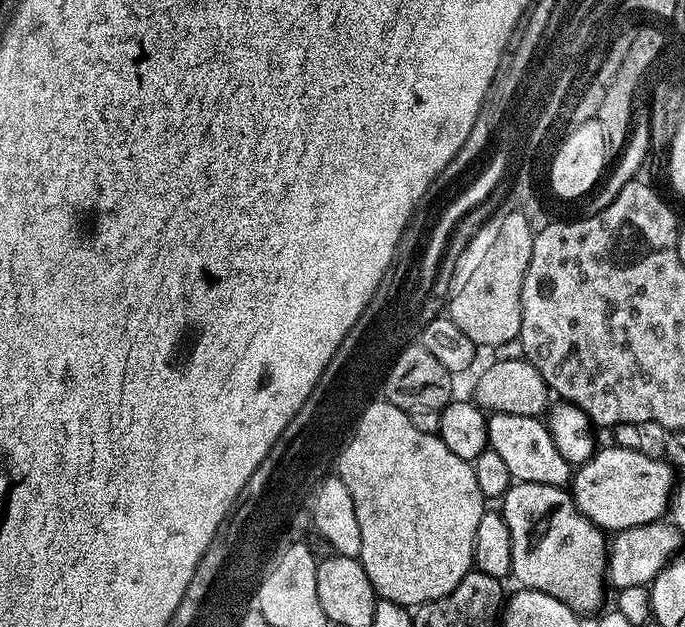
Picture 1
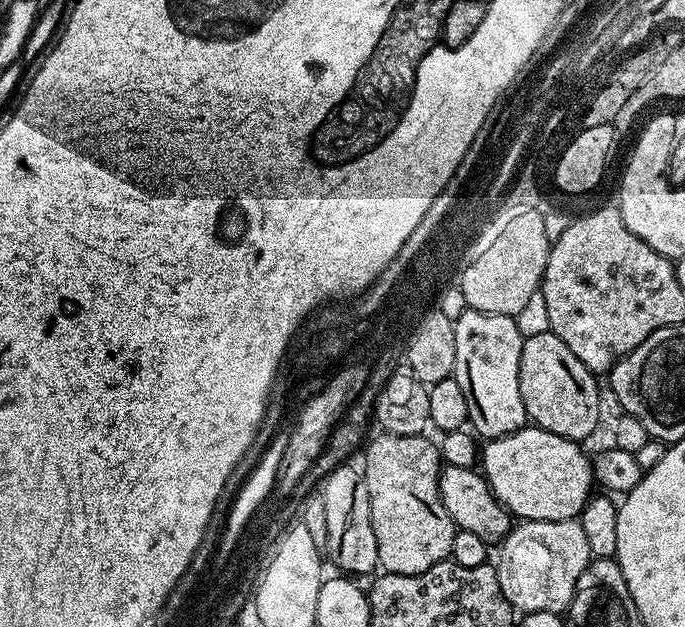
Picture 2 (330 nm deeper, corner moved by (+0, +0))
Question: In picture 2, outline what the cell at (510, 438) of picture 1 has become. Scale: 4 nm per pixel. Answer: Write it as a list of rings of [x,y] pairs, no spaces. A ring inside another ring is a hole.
[[[468,308],[455,321],[456,370],[454,375],[458,386],[462,386],[462,394],[466,394],[466,410],[471,431],[485,441],[497,440],[506,434],[514,434],[529,423],[526,406],[522,406],[522,390],[518,390],[518,362],[522,354],[524,338],[519,334],[516,317],[506,314],[486,314]]]

